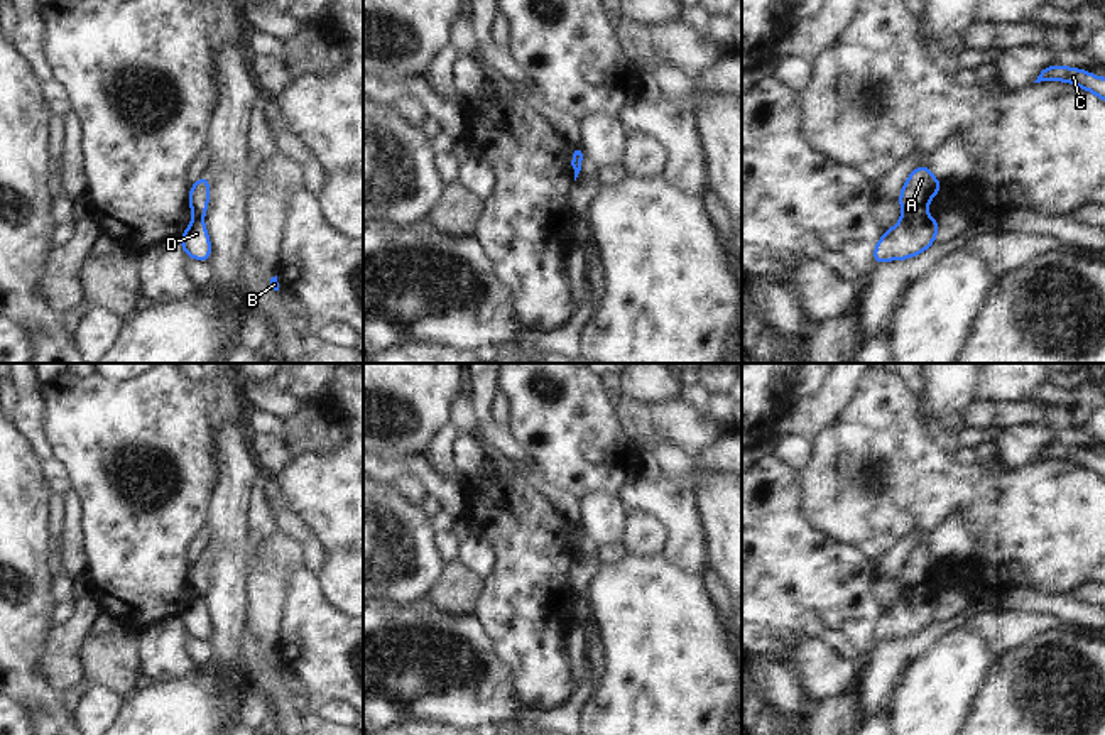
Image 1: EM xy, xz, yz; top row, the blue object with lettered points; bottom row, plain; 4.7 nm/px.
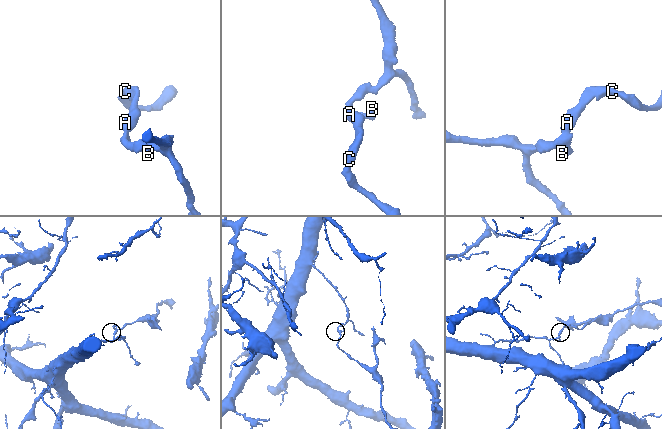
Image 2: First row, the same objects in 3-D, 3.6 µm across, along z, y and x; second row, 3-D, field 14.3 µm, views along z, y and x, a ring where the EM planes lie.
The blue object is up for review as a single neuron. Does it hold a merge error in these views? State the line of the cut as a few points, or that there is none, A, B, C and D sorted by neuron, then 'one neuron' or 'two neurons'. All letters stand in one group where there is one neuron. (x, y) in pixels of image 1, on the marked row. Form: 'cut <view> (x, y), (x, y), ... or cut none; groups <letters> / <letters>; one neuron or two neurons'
cut yz (925, 215), (903, 218); groups A C / B D; two neurons

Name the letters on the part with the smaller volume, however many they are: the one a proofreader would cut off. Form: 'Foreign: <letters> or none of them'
Foreign: A, C

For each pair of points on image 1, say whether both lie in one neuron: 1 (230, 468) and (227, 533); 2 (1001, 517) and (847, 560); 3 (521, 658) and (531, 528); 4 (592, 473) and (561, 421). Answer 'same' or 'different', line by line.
1: same
2: different
3: same
4: same

